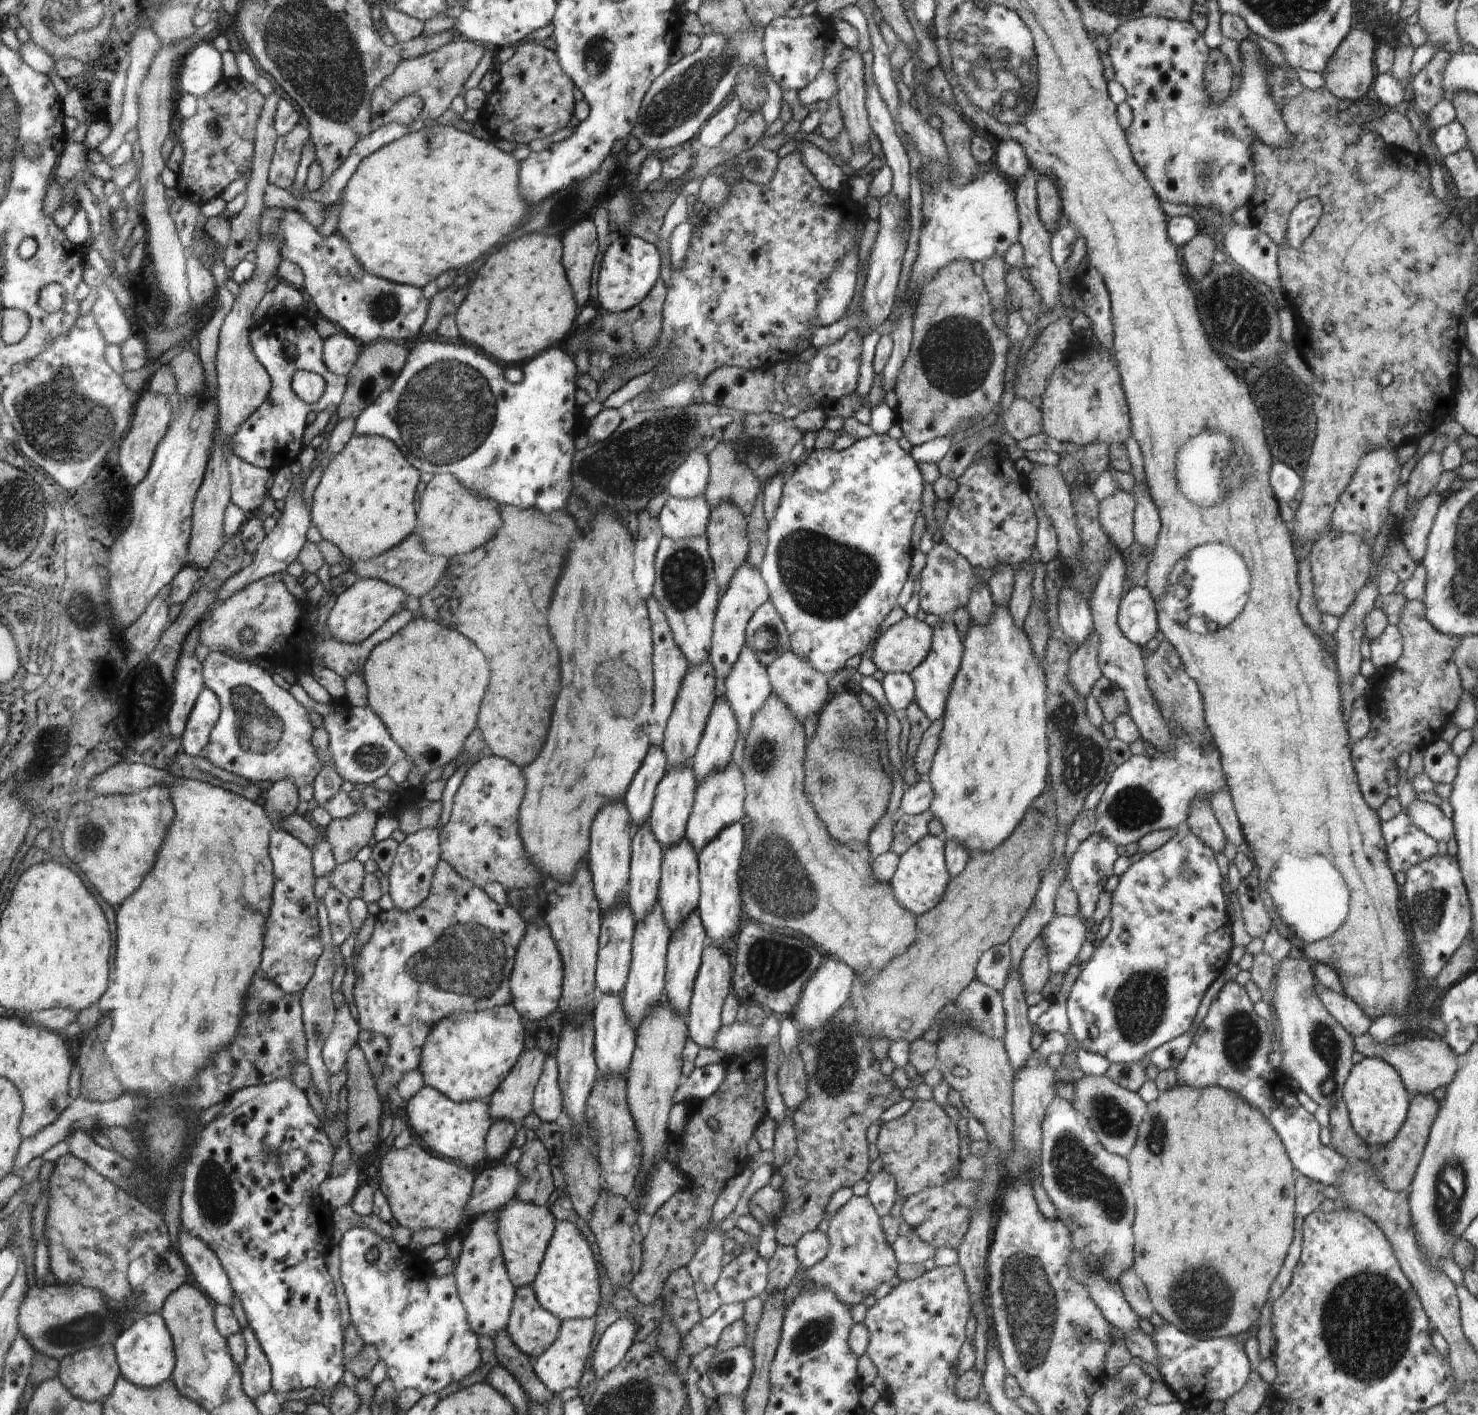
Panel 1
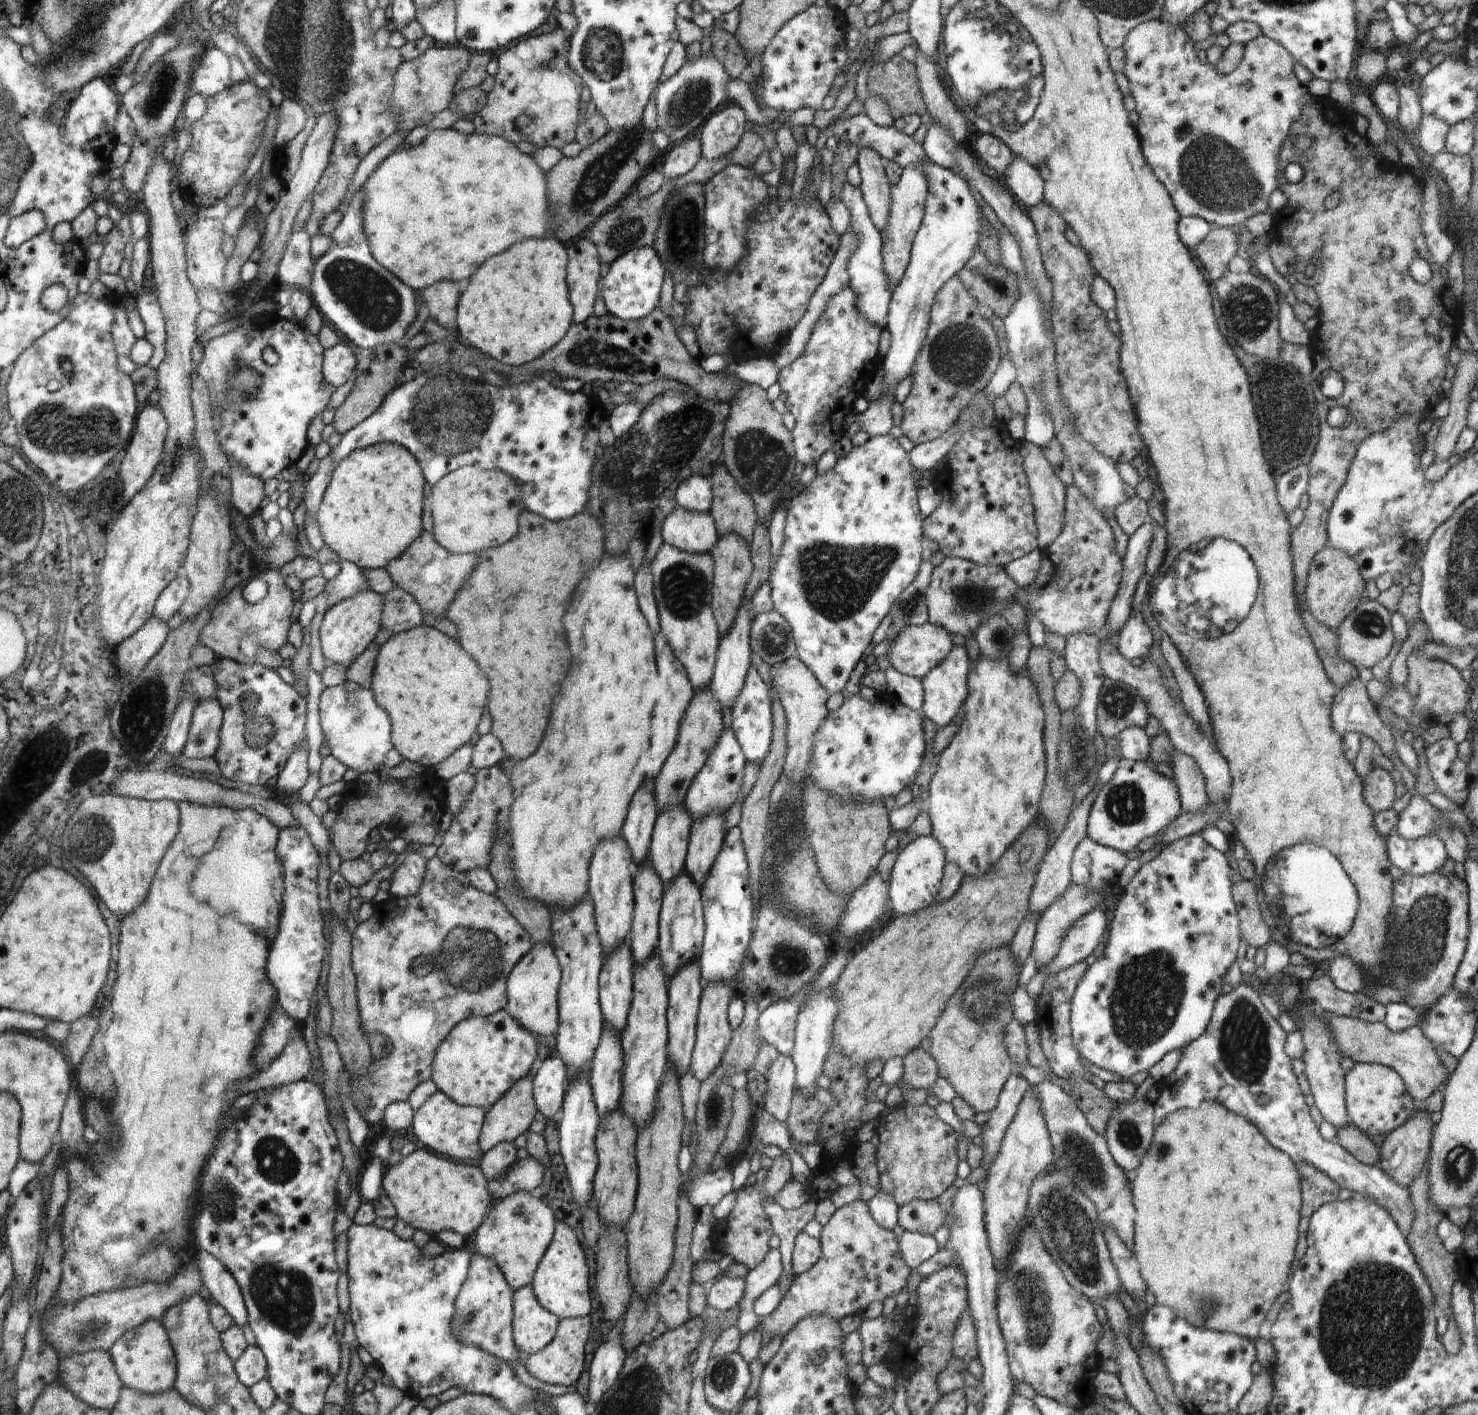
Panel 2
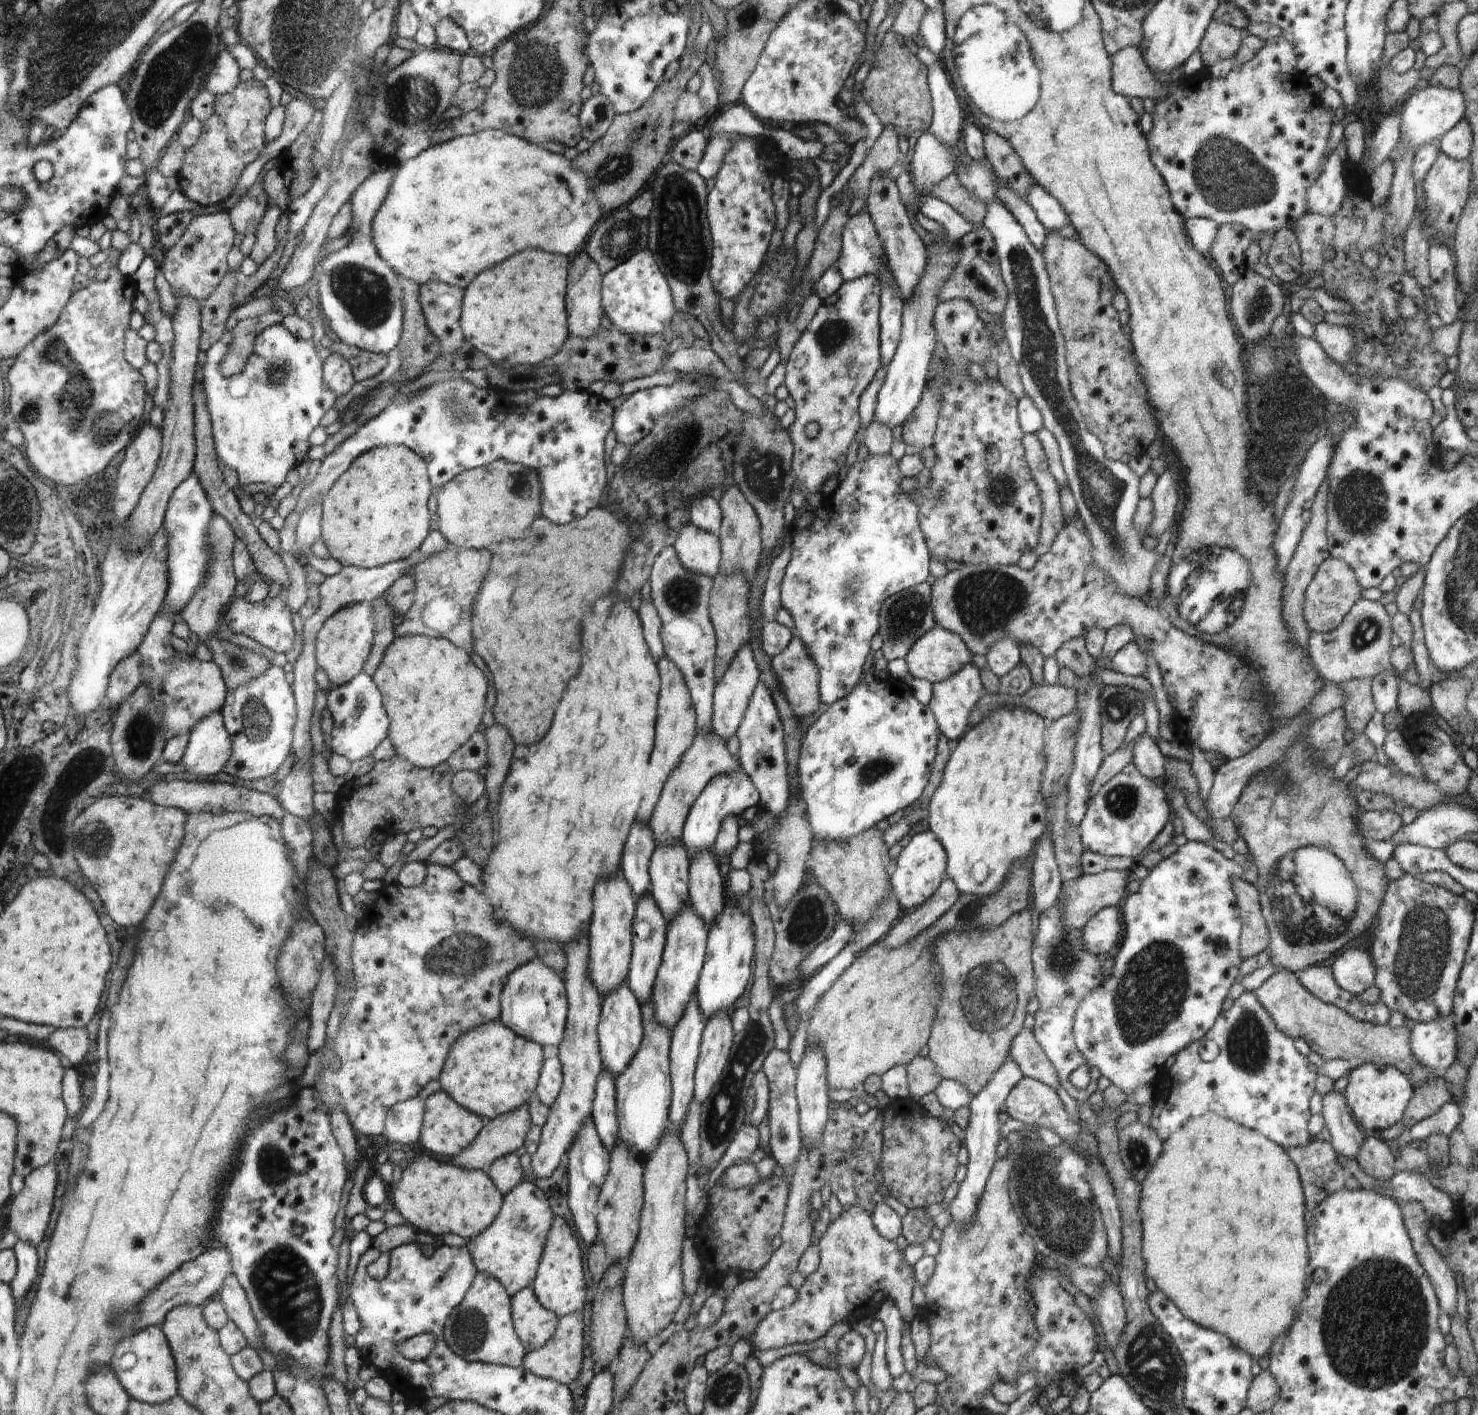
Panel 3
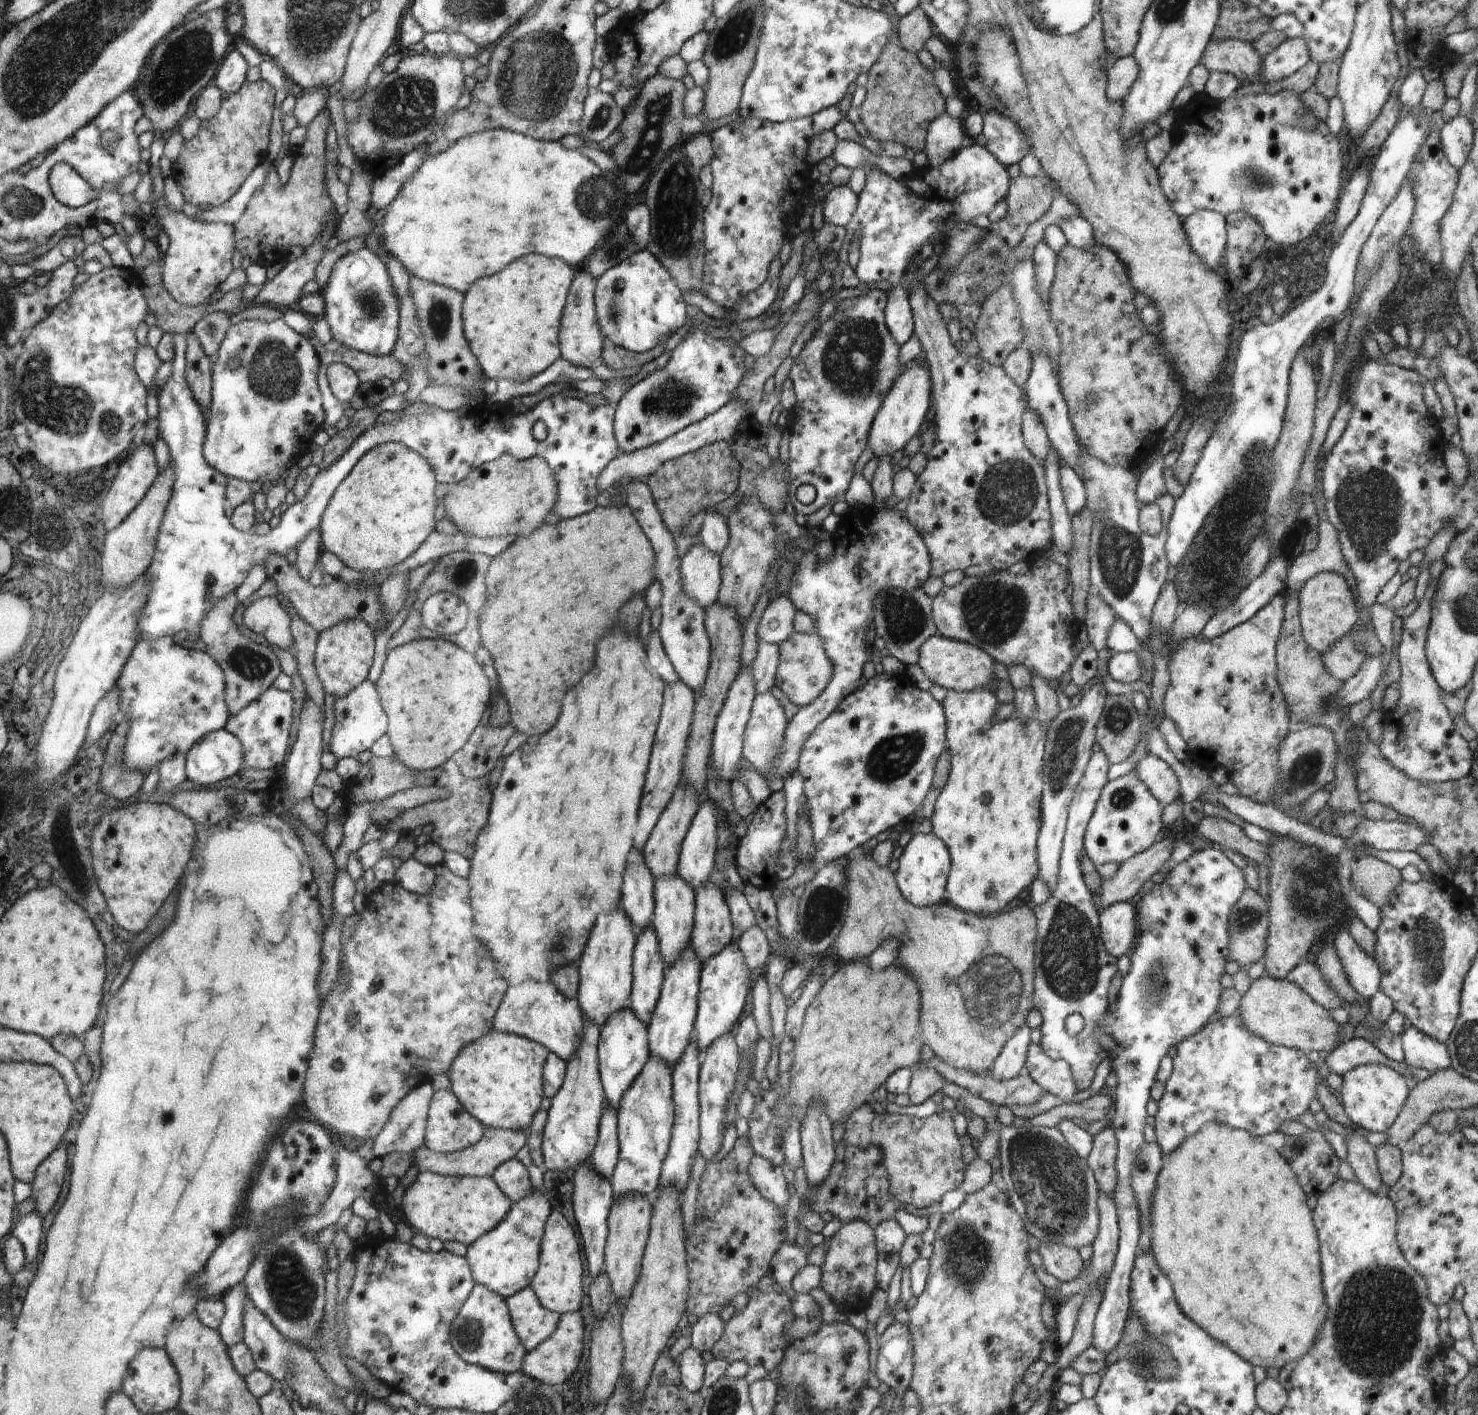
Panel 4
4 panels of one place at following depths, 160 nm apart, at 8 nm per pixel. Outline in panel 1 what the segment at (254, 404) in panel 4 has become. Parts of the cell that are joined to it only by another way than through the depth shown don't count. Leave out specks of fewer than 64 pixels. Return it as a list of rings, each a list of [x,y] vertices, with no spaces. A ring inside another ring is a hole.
[[[280,310],[273,315],[267,314],[257,328],[250,328],[249,339],[252,352],[270,377],[271,391],[266,400],[236,431],[232,441],[233,452],[244,462],[273,472],[298,460],[299,454],[306,446],[302,435],[306,428],[308,412],[324,411],[328,415],[336,413],[350,379],[347,375],[337,375],[328,370],[322,356],[322,344],[325,342],[318,336],[314,323],[310,322],[309,318],[304,318],[304,313]],[[296,371],[310,371],[319,374],[325,380],[326,392],[317,403],[306,404],[293,391],[291,382]]]

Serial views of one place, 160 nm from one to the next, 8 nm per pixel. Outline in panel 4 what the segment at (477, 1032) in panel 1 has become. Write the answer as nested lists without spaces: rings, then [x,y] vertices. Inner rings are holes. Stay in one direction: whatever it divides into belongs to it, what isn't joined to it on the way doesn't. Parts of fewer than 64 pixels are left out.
[[[499,1030],[488,1031],[474,1043],[467,1044],[447,1072],[450,1090],[476,1120],[486,1127],[528,1130],[545,1096],[542,1066],[548,1049],[528,1037]]]

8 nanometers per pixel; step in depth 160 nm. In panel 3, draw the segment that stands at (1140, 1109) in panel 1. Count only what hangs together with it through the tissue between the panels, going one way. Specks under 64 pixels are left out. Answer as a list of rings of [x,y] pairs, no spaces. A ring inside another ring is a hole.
[[[1139,1120],[1117,1132],[1119,1153],[1125,1169],[1141,1184],[1154,1168],[1163,1150],[1163,1139]]]

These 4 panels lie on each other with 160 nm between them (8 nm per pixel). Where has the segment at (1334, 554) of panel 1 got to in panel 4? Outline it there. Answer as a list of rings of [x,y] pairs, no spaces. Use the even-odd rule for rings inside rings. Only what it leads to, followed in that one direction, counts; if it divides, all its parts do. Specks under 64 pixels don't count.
[[[1321,572],[1309,578],[1299,590],[1299,619],[1304,640],[1320,654],[1327,651],[1332,643],[1341,636],[1347,635],[1358,620],[1358,606],[1353,587],[1342,574],[1333,572]]]

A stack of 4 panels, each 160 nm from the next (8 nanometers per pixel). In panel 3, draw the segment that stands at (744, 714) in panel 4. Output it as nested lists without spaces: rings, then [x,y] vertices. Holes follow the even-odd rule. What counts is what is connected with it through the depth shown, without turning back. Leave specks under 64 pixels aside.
[[[746,646],[740,648],[740,652],[732,660],[728,672],[715,684],[712,728],[726,742],[737,734],[737,728],[742,722],[746,707],[749,706],[750,698],[756,686],[758,686],[760,679],[762,679],[762,671],[755,660],[754,651],[750,646]]]

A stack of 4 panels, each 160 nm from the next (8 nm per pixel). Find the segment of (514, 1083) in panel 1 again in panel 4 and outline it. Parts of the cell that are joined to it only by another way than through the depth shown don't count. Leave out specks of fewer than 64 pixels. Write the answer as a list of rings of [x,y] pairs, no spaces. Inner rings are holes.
[[[486,1127],[486,1134],[472,1147],[455,1153],[437,1153],[427,1147],[417,1152],[416,1161],[419,1162],[420,1170],[432,1171],[442,1176],[491,1177],[502,1164],[514,1158],[527,1144],[527,1131]]]

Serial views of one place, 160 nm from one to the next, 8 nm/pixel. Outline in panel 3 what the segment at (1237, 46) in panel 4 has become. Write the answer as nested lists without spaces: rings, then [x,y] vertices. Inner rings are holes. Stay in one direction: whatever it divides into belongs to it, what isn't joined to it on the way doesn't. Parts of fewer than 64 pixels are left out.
[[[1212,19],[1198,48],[1205,71],[1219,60],[1233,60],[1236,51],[1241,47],[1244,34],[1233,26]]]

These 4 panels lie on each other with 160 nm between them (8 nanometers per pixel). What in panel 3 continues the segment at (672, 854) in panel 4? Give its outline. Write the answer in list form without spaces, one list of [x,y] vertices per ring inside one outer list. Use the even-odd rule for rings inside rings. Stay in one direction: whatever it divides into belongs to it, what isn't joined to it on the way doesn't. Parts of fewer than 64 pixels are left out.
[[[698,726],[692,744],[666,778],[658,802],[652,811],[649,827],[657,842],[656,846],[680,842],[690,807],[698,798],[700,792],[704,790],[706,784],[722,772],[731,773],[738,770],[738,760],[726,750],[726,743],[721,736],[716,734],[713,728],[707,733],[700,733]]]

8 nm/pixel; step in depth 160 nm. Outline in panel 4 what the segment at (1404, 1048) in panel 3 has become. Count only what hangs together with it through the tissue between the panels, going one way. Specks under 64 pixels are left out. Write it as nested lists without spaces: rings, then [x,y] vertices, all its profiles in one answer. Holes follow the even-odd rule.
[[[1266,974],[1259,979],[1251,979],[1238,1012],[1245,1027],[1254,1035],[1261,1036],[1270,1044],[1295,1048],[1306,1054],[1317,1050],[1325,1055],[1343,1040],[1339,1033],[1341,1026],[1331,1017],[1330,1011],[1316,1004],[1308,993],[1286,979],[1275,979]]]

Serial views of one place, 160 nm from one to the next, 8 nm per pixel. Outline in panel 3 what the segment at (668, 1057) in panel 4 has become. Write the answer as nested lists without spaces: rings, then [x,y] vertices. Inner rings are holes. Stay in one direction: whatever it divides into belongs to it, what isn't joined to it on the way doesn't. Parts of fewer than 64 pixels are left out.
[[[684,907],[674,919],[669,920],[670,930],[666,932],[666,944],[651,998],[655,1002],[655,1017],[664,1023],[669,1031],[678,1026],[686,1012],[690,998],[696,992],[699,976],[707,958],[707,943],[710,941],[710,929],[706,921],[692,908]]]

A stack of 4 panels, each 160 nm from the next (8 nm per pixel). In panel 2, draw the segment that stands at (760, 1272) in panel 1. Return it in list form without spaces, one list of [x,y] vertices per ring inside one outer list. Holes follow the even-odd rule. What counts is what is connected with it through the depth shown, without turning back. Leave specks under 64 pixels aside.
[[[723,1275],[706,1293],[706,1303],[712,1308],[726,1313],[739,1304],[744,1294],[746,1294],[744,1277],[732,1278],[732,1276]]]

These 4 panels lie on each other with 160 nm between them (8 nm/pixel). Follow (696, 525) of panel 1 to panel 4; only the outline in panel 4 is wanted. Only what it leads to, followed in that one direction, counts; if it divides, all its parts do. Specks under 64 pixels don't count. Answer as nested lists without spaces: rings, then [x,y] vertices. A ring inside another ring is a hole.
[[[701,541],[681,556],[683,589],[705,610],[719,598],[722,584],[722,560]]]

